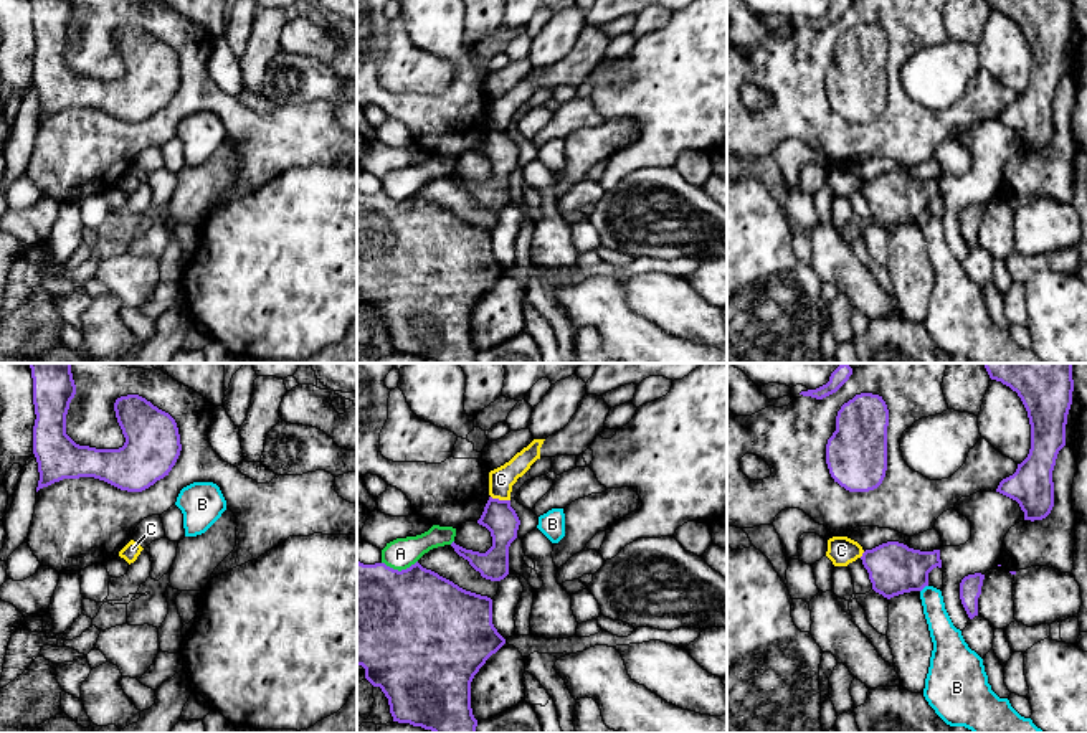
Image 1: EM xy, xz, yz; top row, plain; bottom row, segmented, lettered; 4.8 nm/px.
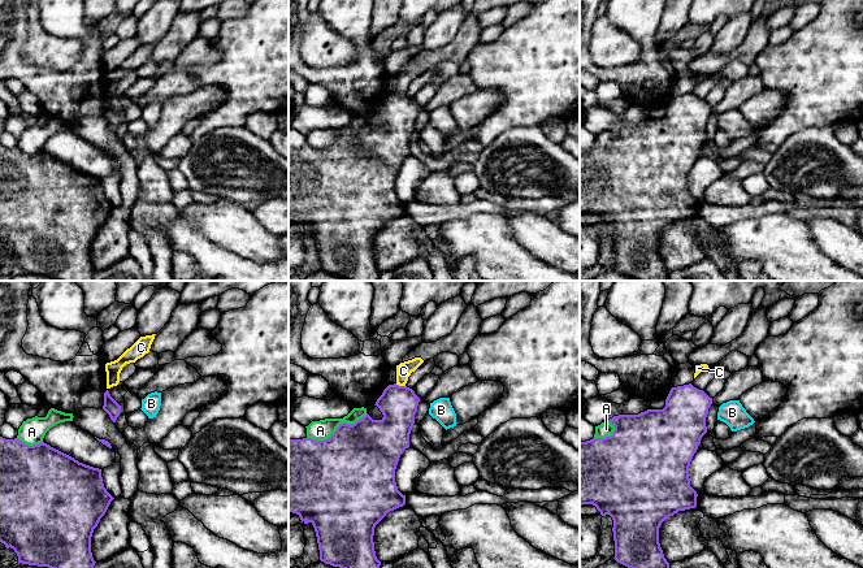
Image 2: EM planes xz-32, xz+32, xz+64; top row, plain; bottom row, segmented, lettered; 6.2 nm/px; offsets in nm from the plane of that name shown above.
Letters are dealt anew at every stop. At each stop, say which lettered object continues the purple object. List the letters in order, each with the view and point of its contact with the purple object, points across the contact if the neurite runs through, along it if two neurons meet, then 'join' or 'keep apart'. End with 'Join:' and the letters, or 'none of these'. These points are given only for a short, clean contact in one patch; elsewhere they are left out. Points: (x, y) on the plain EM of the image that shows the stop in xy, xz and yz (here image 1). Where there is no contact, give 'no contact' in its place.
A: meets purple in xz at (397, 200); keep apart
B: meets purple in yz at (924, 217); keep apart
C: meets purple in xz at (501, 131); border along xz (491, 126), (509, 131); keep apart
Join: none of these

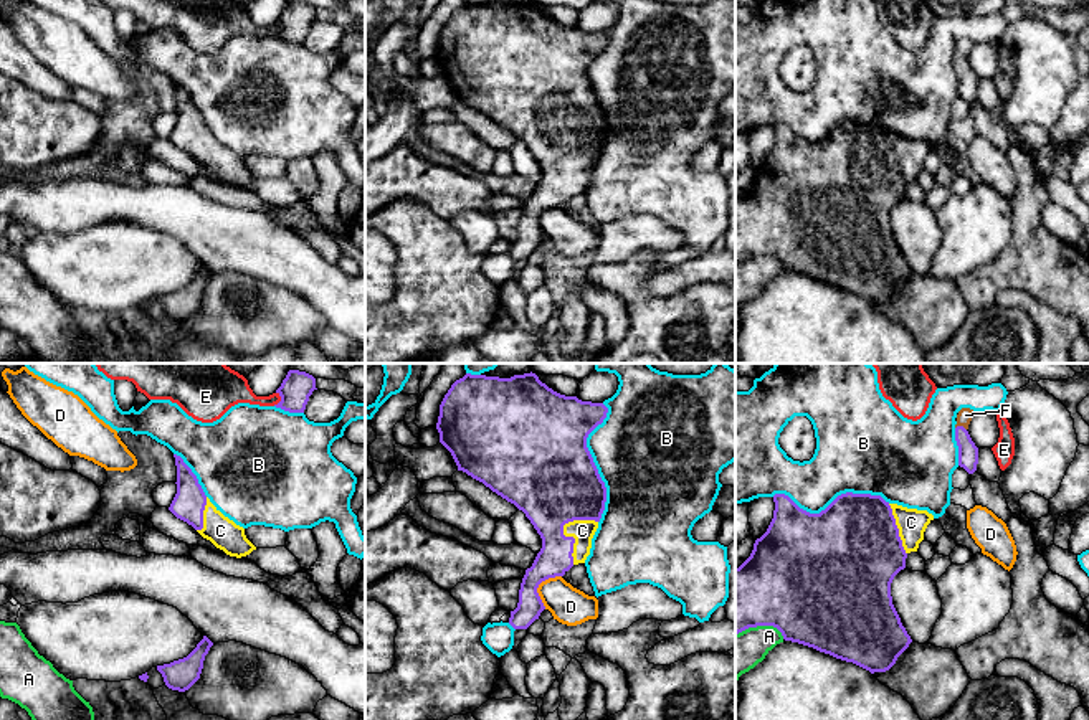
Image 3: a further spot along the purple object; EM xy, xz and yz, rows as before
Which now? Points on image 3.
A: meets purple in yz at (760, 255); keep apart
B: meets purple in xz at (594, 93); keep apart
C: meets purple in xz at (562, 161); join
D: meets purple in xz at (537, 217); keep apart
E: meets purple in xy at (281, 30); keep apart
F: meets purple in yz at (960, 56); keep apart
Join: C

